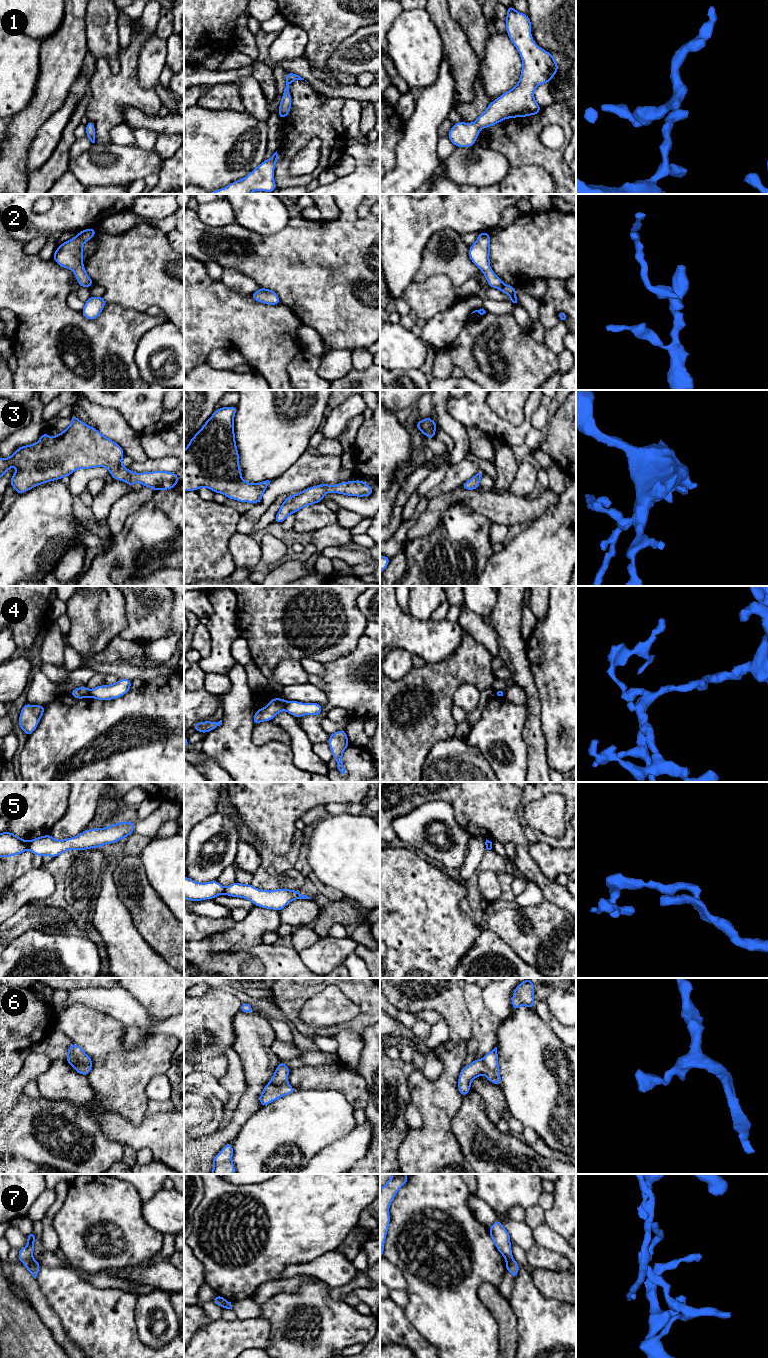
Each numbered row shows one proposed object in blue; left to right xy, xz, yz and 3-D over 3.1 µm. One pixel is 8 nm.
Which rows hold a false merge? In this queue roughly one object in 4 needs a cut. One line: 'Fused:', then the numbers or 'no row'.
Fused: 4, 5, 7

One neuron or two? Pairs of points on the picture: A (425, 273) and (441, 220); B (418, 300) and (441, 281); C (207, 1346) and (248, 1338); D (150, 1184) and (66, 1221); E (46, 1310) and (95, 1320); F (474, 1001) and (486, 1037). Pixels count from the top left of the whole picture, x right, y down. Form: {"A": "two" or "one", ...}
{"A": "two", "B": "one", "C": "one", "D": "two", "E": "two", "F": "one"}

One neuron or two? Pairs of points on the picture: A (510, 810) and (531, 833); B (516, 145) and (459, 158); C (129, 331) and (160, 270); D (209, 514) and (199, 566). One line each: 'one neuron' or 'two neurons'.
A: two neurons
B: two neurons
C: two neurons
D: one neuron

